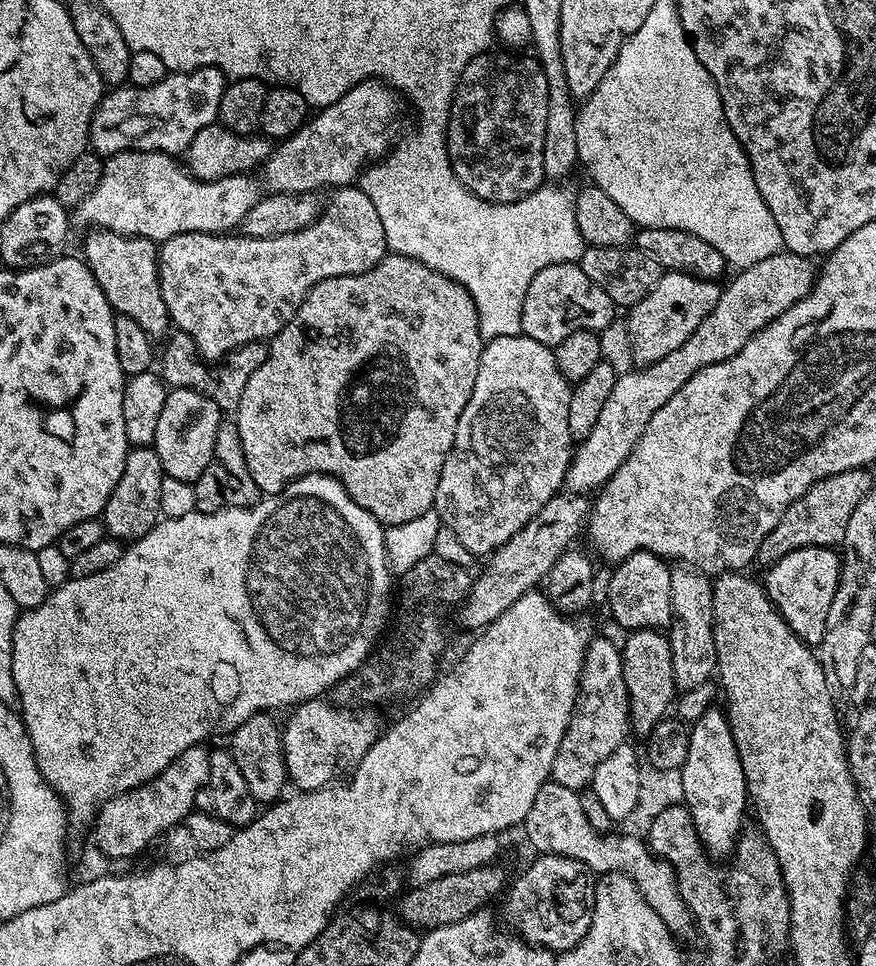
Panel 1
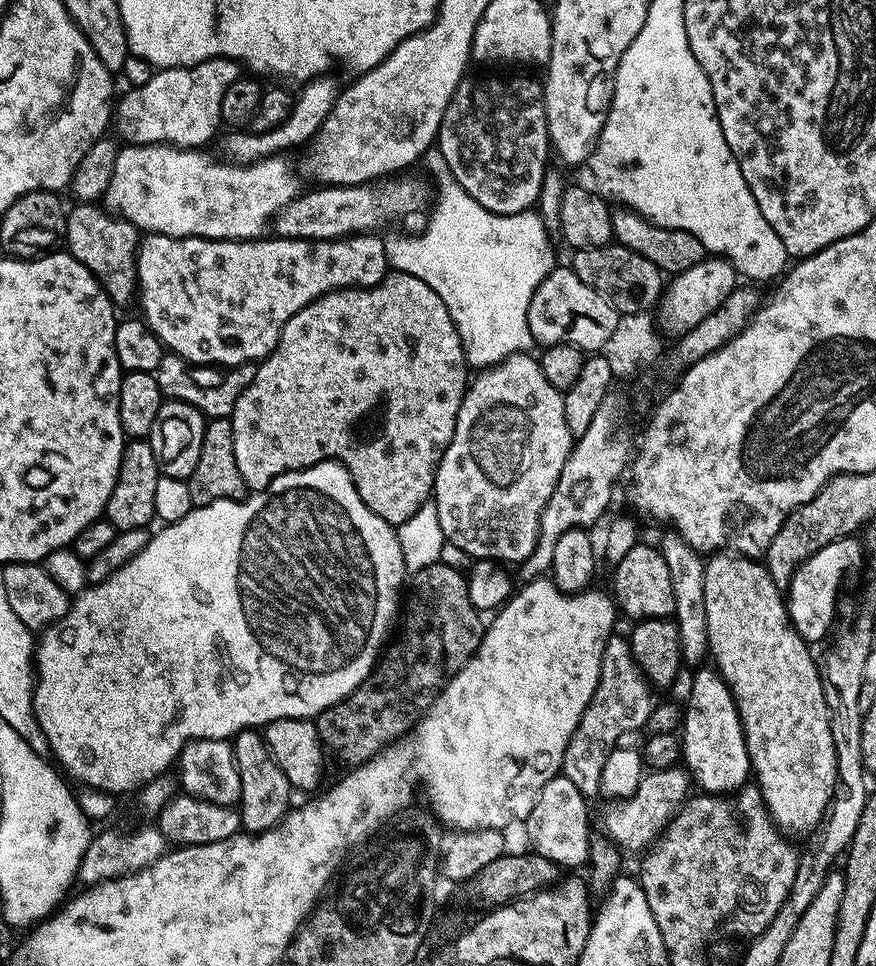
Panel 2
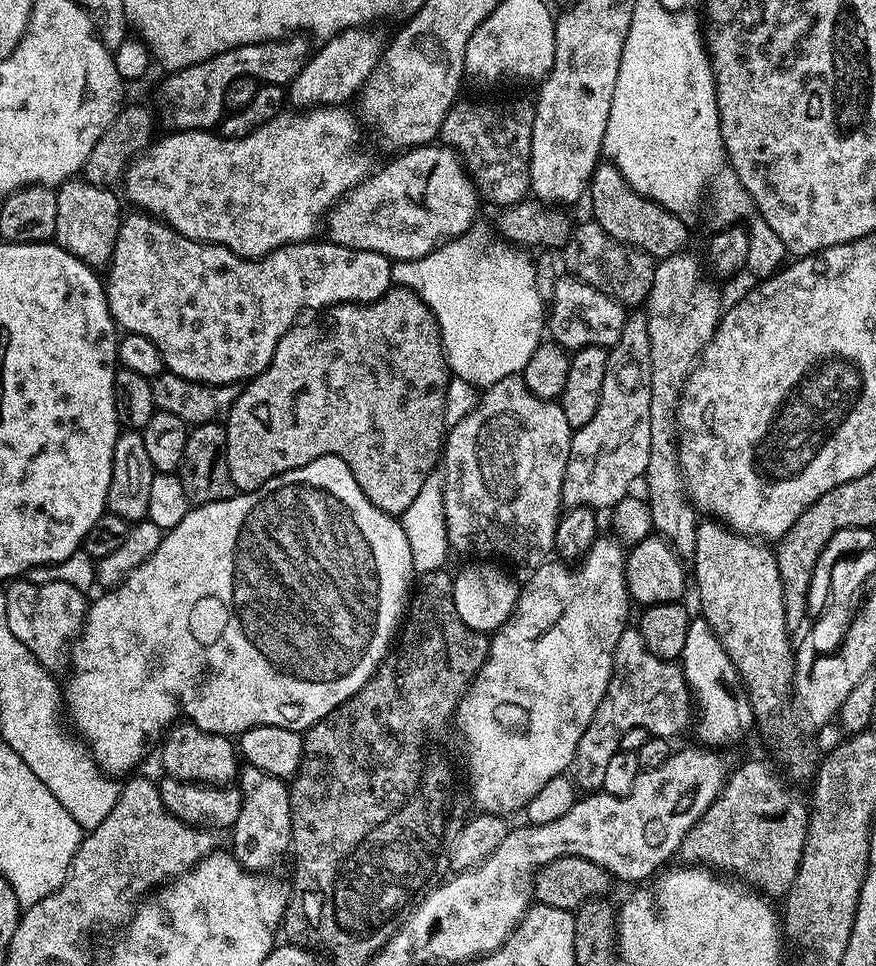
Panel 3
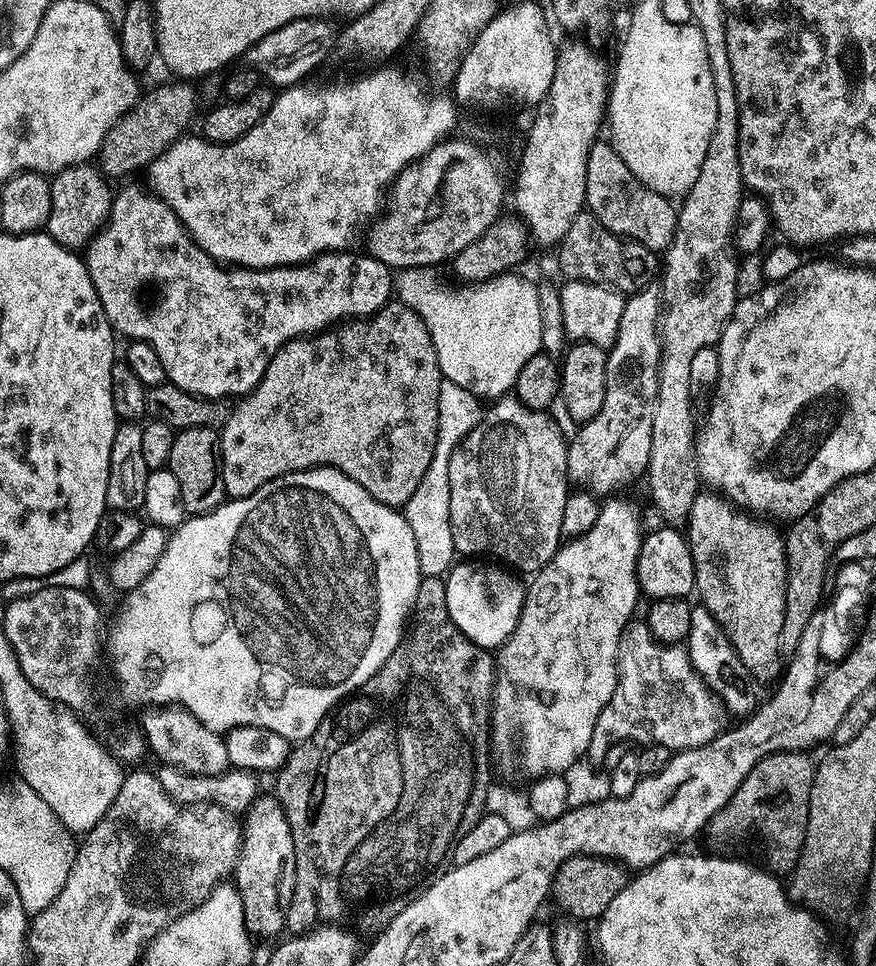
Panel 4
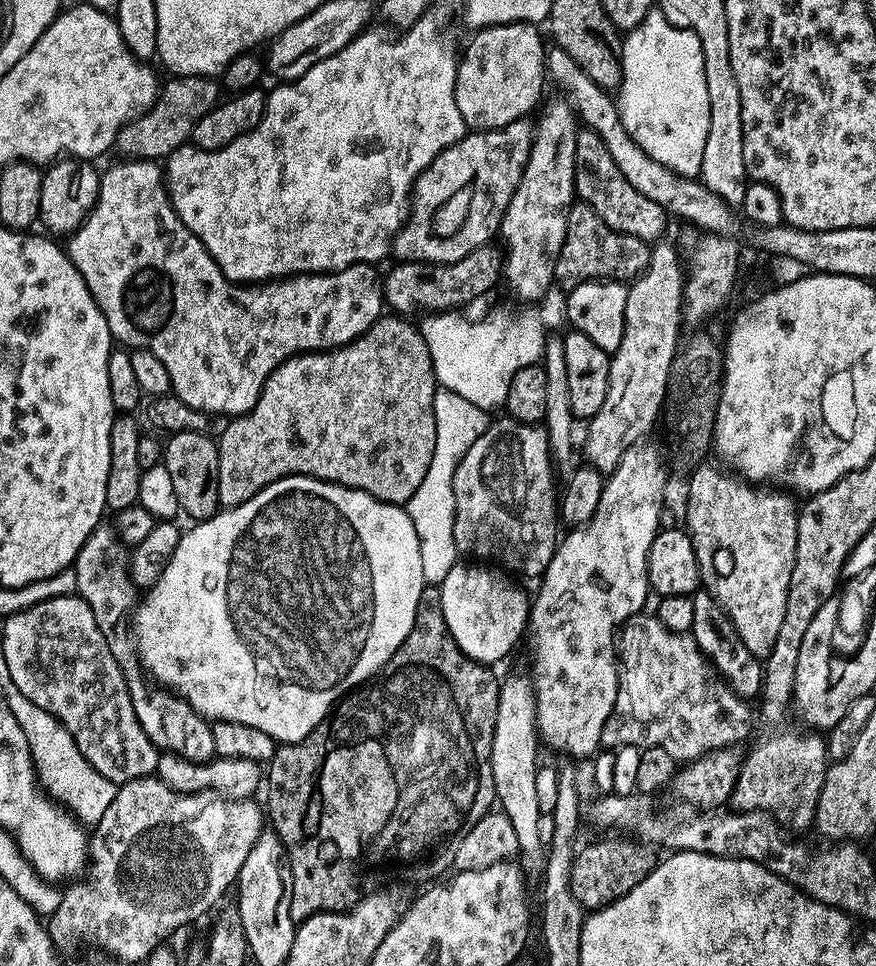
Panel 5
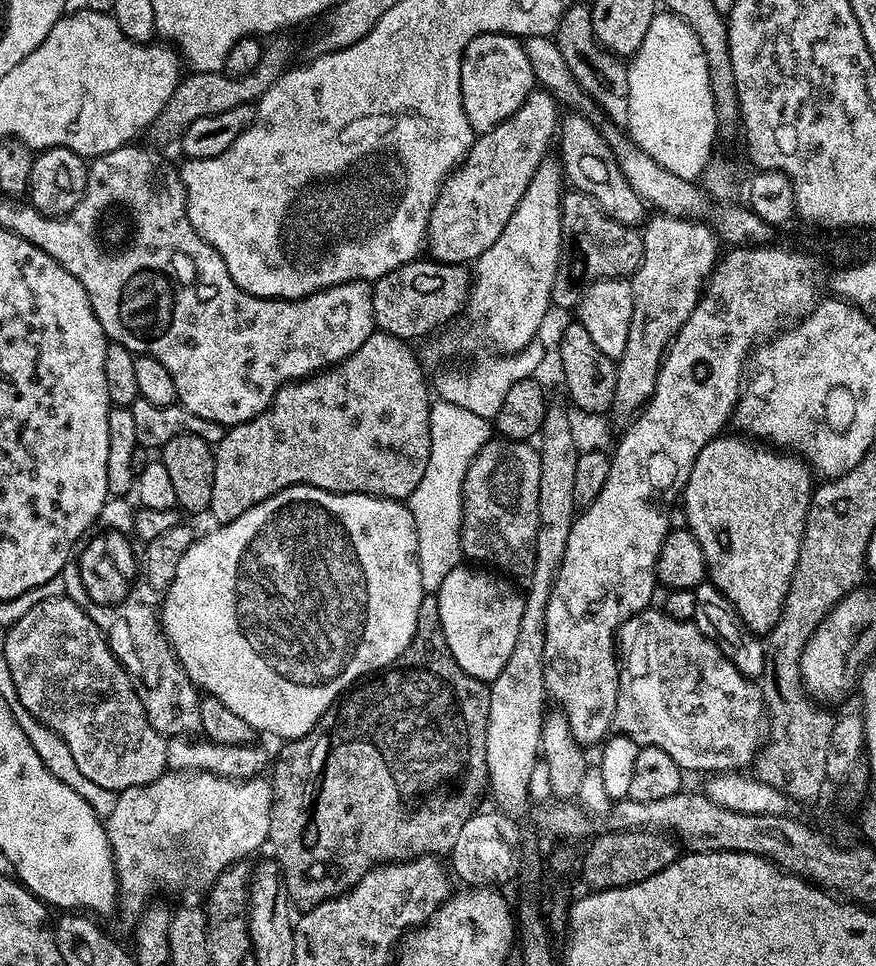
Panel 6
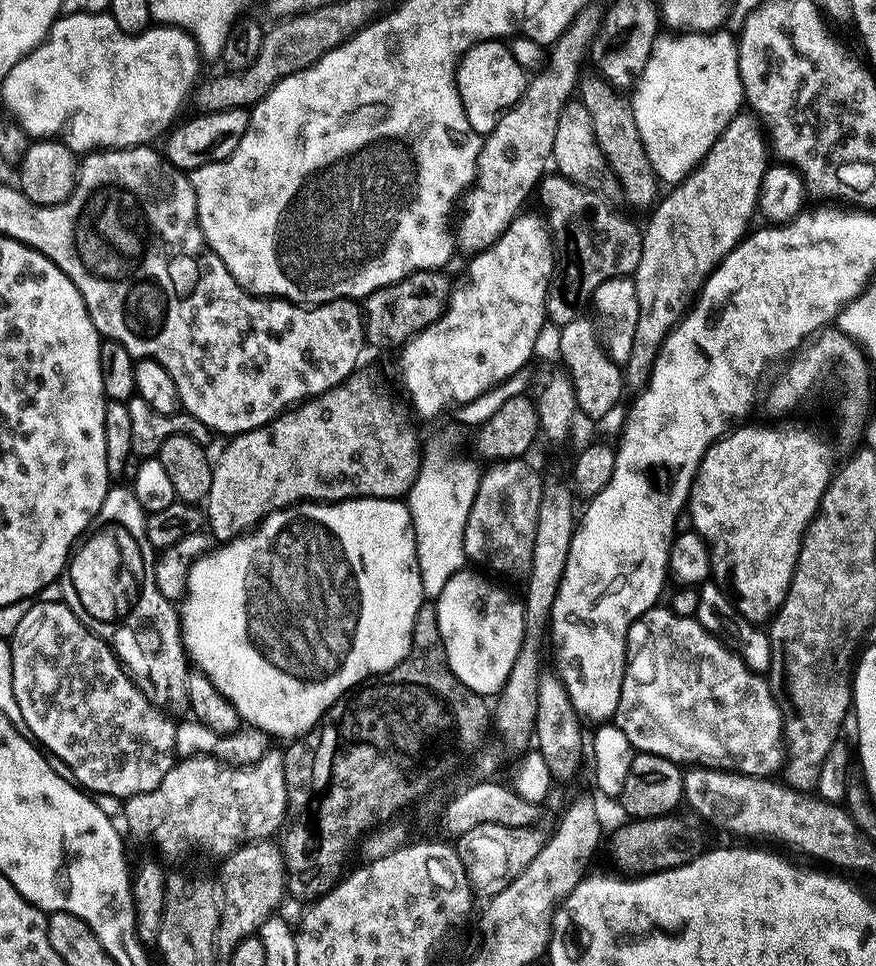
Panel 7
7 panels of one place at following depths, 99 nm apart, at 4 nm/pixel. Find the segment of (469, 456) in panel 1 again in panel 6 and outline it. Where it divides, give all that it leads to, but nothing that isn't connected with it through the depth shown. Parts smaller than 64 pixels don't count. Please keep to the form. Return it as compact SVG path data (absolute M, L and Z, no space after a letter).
M493 438L478 450L466 470L460 527L460 551L467 559L468 556L472 559L469 561L513 577L528 578L531 575L535 566L535 536L539 528L539 456L539 451L527 440Z

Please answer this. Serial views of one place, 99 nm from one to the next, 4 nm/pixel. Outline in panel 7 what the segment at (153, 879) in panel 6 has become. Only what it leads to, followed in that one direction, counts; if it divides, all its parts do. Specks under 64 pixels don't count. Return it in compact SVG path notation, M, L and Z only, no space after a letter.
M269 750L254 763L239 766L199 754L177 759L154 790L123 801L122 816L128 819L130 831L149 836L164 852L180 852L191 844L201 844L212 852L227 854L251 840L275 837L287 811L284 753Z

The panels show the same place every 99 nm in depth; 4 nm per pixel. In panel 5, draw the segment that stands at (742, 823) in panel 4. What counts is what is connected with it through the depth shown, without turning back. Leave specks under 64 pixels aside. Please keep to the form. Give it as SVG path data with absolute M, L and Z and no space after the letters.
M816 730L802 731L776 732L758 741L752 753L743 757L730 799L731 811L768 812L783 828L796 834L803 828L813 827L818 794L828 773L830 759L825 737Z

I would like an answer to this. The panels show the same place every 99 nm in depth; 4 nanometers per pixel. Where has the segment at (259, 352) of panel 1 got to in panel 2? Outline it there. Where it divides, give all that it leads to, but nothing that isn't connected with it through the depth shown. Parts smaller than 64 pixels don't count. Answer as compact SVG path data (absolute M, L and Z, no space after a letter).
M165 354L162 362L158 362L154 373L161 397L169 401L180 401L196 407L205 418L231 417L234 406L244 395L246 386L254 382L257 365L240 364L237 368L223 368L220 366L196 366L183 360L175 354Z

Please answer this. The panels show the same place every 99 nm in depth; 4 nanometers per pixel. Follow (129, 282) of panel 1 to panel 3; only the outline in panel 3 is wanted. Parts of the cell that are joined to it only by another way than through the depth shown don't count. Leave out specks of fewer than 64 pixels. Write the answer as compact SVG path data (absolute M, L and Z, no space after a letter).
M82 178L64 181L55 189L55 193L58 202L55 243L65 248L74 258L81 260L83 264L87 264L89 268L107 269L112 262L122 219L121 197L119 195L116 197L112 188L99 188L86 183Z

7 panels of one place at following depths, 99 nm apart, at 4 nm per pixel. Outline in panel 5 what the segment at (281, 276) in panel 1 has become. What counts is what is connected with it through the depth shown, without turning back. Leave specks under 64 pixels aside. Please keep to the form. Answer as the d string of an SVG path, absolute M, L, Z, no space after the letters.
M127 158L119 162L121 164L112 164L108 169L100 172L100 189L96 204L83 224L71 233L69 240L72 241L66 244L66 251L72 264L78 270L78 274L82 274L94 302L102 310L113 337L119 343L121 340L124 343L121 345L129 349L145 348L158 354L162 366L166 366L166 370L170 373L172 392L182 402L186 402L186 406L194 406L199 412L219 414L229 418L249 412L254 402L258 402L266 378L281 362L289 360L291 356L299 356L302 352L323 352L329 348L342 348L351 340L357 340L373 322L380 319L385 311L382 272L379 272L379 267L371 264L351 264L337 272L309 272L298 276L285 276L271 282L256 282L251 286L228 280L206 250L204 243L180 221L178 214L173 210L172 199L168 197L166 176L161 165L154 160L129 160Z

